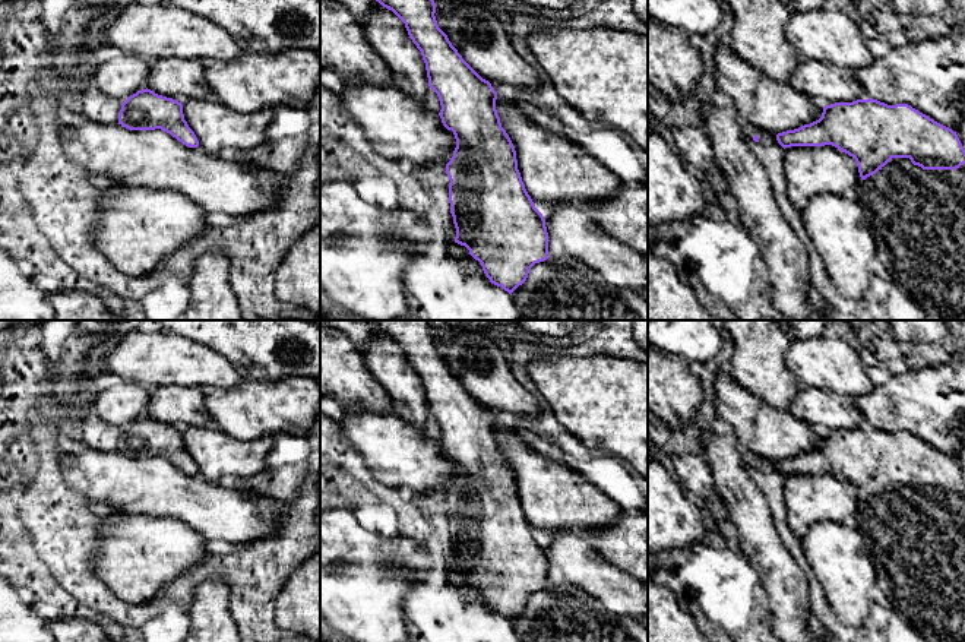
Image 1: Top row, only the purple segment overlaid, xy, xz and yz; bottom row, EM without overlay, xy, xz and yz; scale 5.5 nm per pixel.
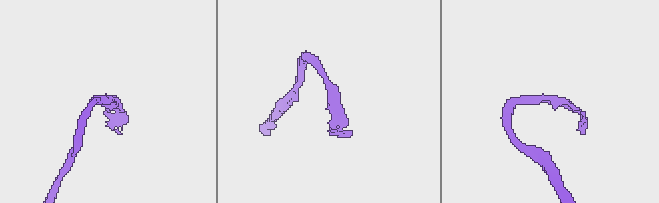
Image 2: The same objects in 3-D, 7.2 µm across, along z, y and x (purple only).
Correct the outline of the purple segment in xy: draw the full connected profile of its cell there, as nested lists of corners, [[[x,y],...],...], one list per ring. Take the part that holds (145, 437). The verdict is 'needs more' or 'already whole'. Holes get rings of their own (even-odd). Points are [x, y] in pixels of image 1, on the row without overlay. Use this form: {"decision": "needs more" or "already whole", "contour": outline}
{"decision": "already whole", "contour": [[[142,417],[130,423],[118,440],[118,452],[129,458],[161,456],[189,475],[197,475],[199,468],[183,442],[183,431]]]}

